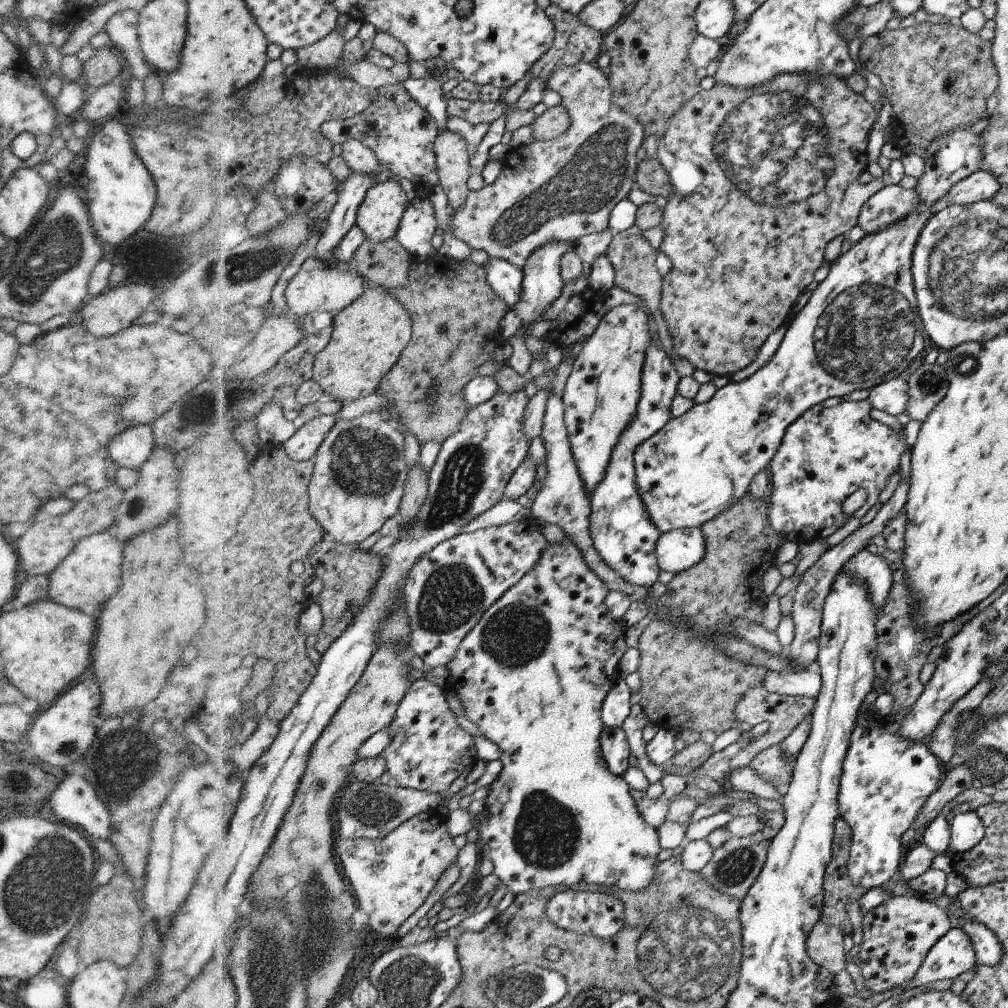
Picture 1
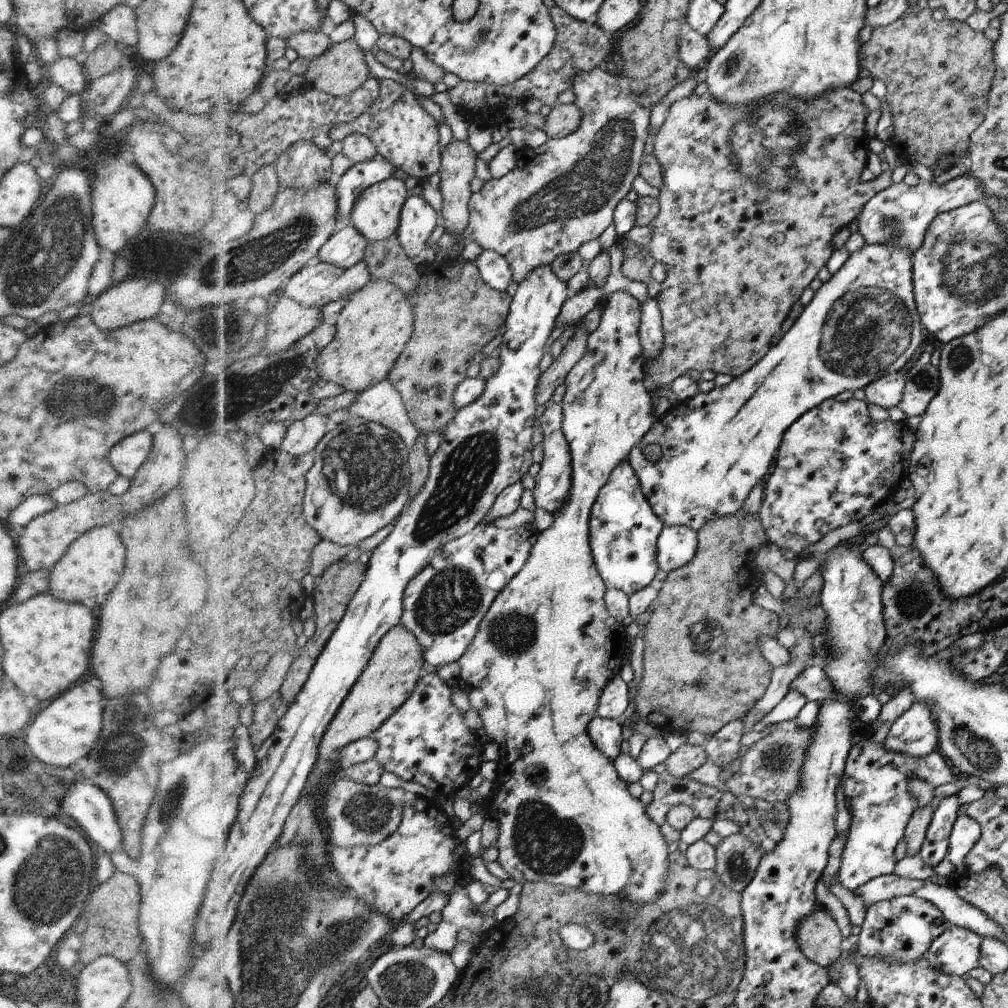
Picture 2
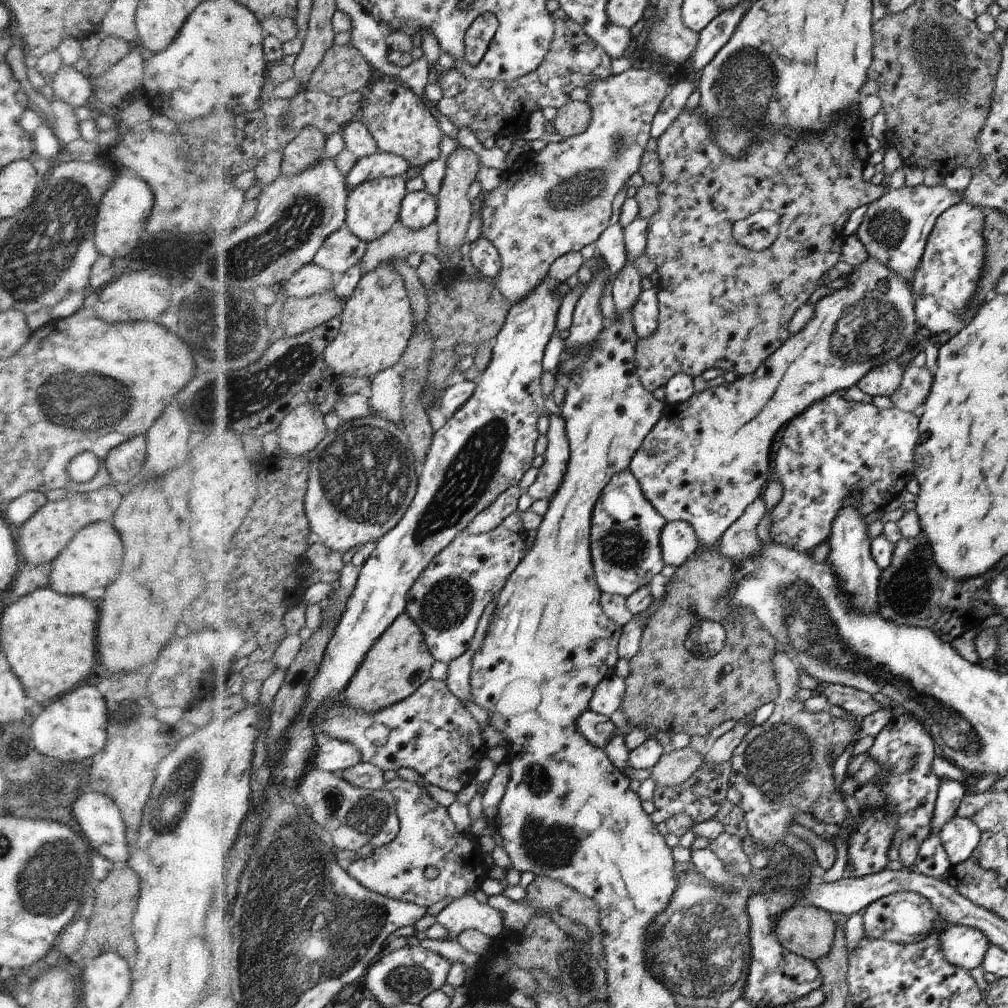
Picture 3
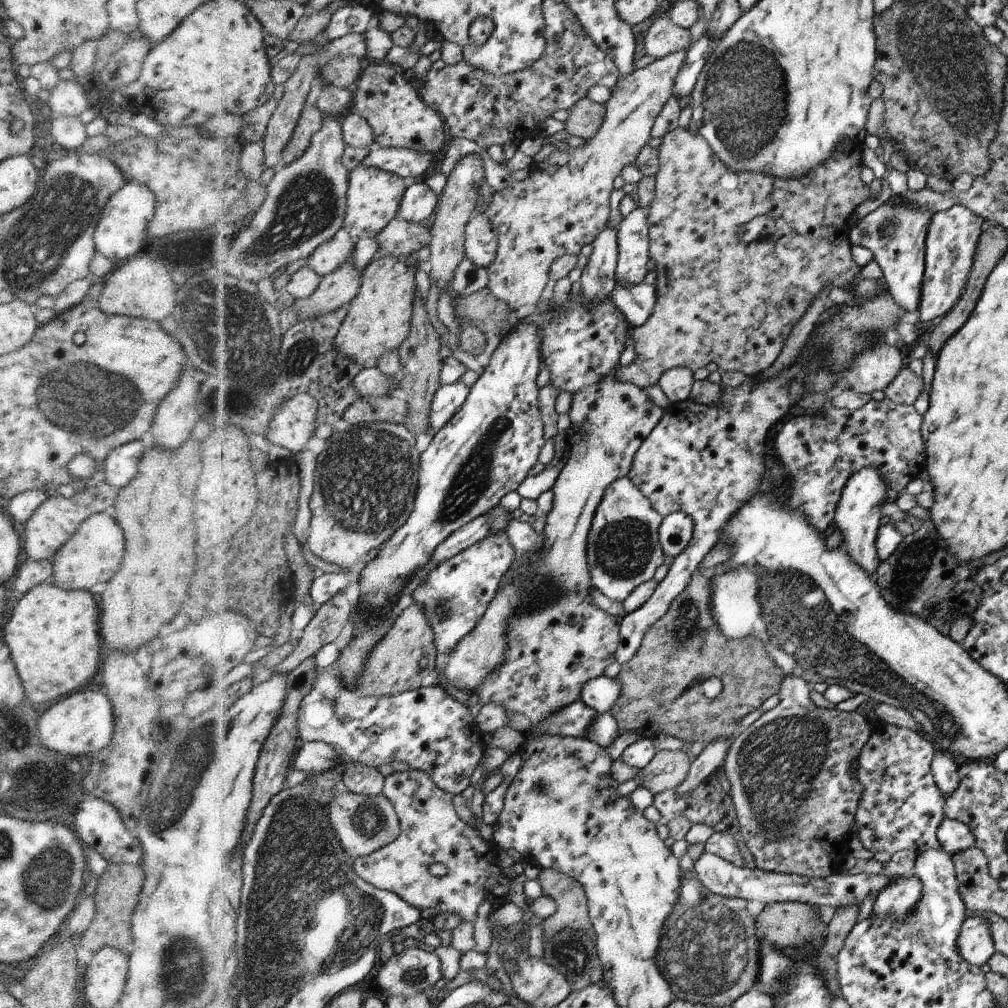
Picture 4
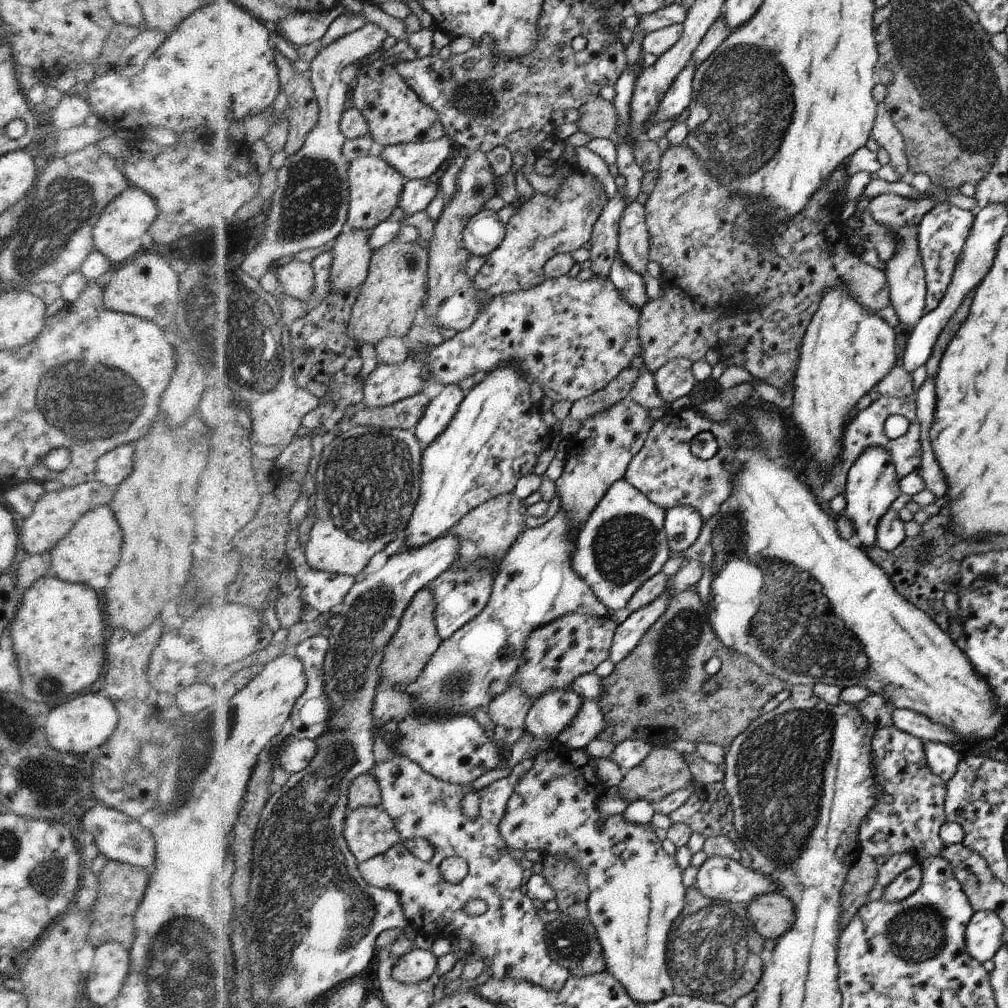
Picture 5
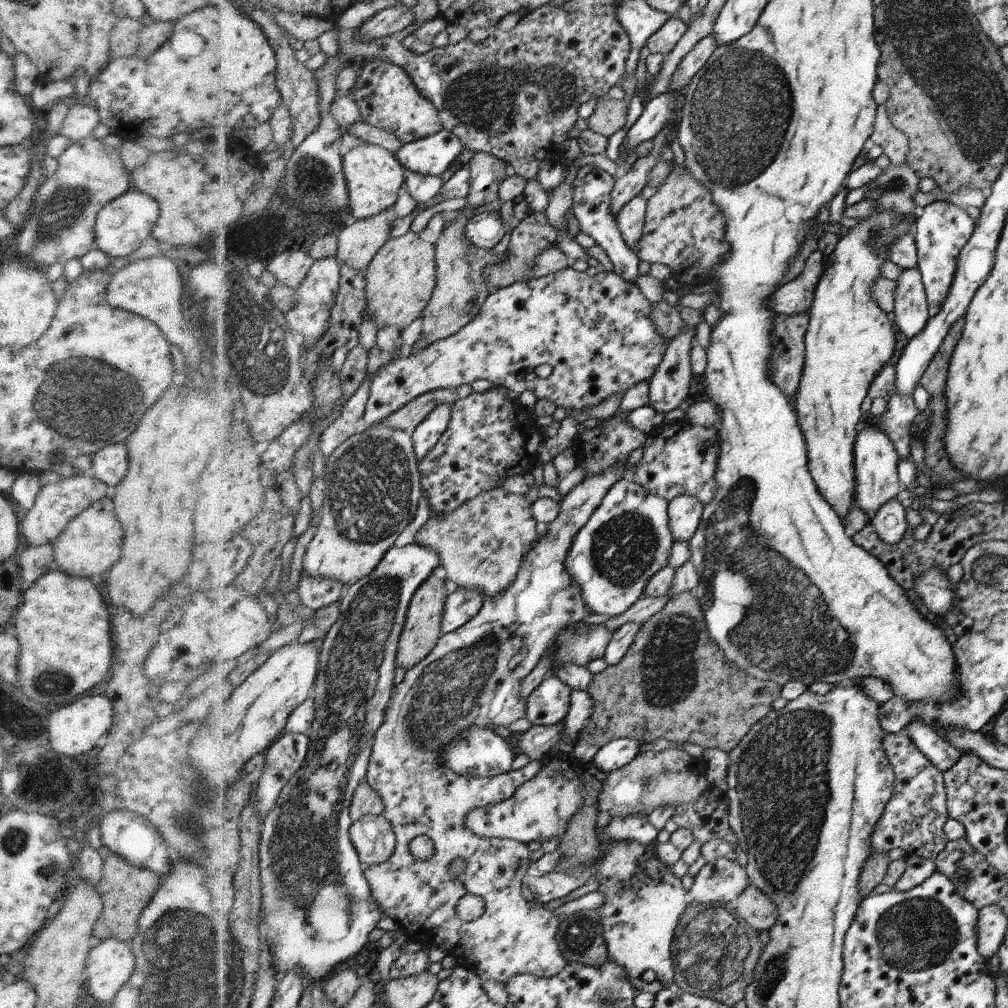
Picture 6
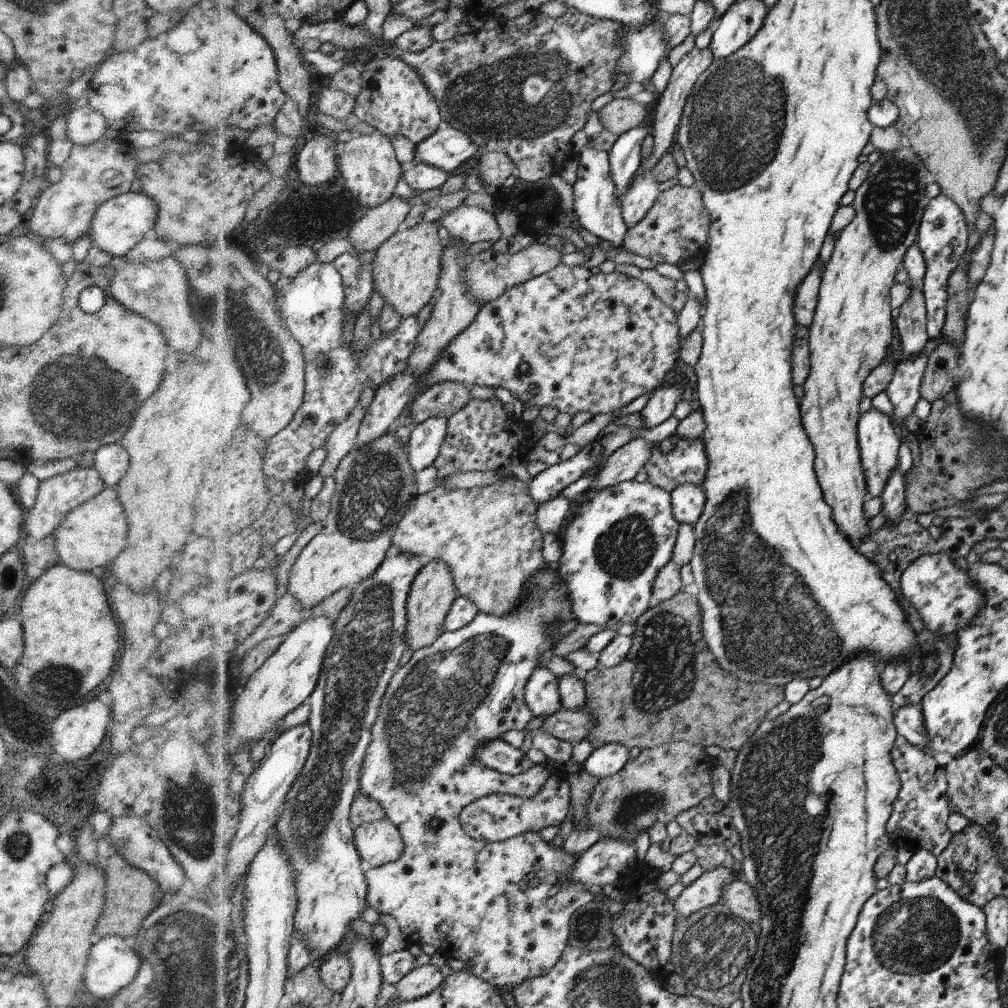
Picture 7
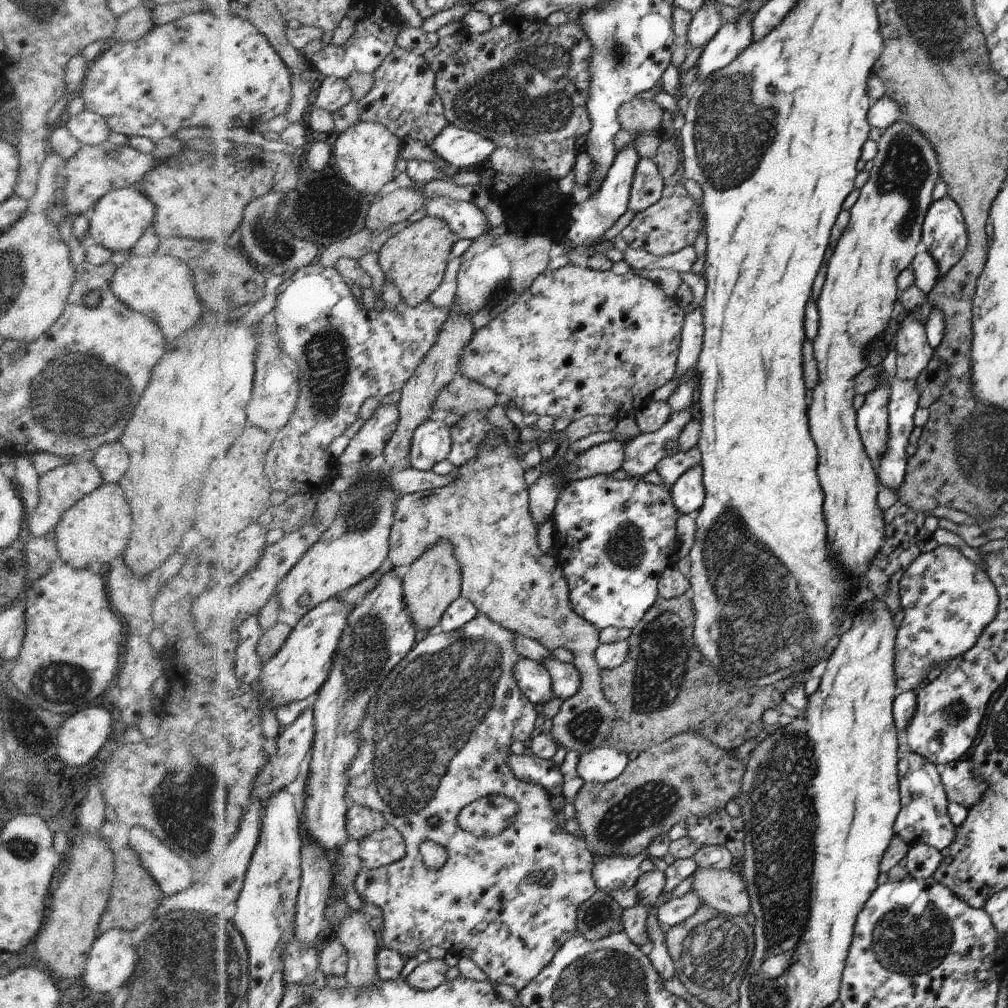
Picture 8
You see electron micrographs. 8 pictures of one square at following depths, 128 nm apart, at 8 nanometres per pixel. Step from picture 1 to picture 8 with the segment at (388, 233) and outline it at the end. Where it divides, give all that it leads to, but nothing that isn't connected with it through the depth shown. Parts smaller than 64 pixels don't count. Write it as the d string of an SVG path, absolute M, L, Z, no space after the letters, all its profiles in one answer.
M362 121L348 132L337 134L333 138L335 158L345 180L365 195L382 192L386 184L398 178L396 168L401 158L403 143L404 140L387 126L372 121Z

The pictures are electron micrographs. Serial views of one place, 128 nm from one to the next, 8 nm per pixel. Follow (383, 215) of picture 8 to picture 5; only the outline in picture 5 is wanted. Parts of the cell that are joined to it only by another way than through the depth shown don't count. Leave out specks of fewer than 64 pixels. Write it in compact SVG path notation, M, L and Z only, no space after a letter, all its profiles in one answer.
M352 230L337 239L335 271L332 272L334 291L357 290L368 281L376 250L370 246L372 230Z

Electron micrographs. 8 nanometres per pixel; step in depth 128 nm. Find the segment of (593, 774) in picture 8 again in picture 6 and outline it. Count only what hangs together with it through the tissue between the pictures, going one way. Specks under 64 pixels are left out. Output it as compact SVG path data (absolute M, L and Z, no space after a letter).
M626 737L615 739L608 745L602 746L591 762L594 762L598 769L610 774L630 764L640 753L640 747L640 743L636 740Z

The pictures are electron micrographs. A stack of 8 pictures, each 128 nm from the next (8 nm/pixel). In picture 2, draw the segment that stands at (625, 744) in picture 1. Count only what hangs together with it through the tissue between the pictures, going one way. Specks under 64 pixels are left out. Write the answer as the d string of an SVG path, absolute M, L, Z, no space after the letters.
M596 716L589 725L588 732L595 745L614 764L618 755L622 752L620 746L624 736L621 724L614 719L601 719Z

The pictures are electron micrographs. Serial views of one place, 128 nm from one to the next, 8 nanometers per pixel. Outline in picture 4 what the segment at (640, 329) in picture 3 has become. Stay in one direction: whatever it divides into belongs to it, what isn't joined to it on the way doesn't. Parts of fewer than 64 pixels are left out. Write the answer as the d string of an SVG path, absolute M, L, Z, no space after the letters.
M618 282L616 284L610 296L613 303L623 313L632 328L644 325L651 318L657 301L655 287L646 282L628 288L622 287Z

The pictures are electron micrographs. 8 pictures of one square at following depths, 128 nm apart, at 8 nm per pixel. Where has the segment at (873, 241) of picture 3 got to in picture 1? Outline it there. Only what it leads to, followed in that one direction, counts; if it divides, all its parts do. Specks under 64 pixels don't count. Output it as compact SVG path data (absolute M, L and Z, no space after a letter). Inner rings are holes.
M976 171L970 177L960 181L951 189L951 192L937 203L933 214L945 206L960 204L971 205L986 199L992 199L1002 188L997 176L990 171ZM900 185L885 186L866 202L860 213L860 228L867 234L879 231L903 219L917 205L914 189L903 189Z

